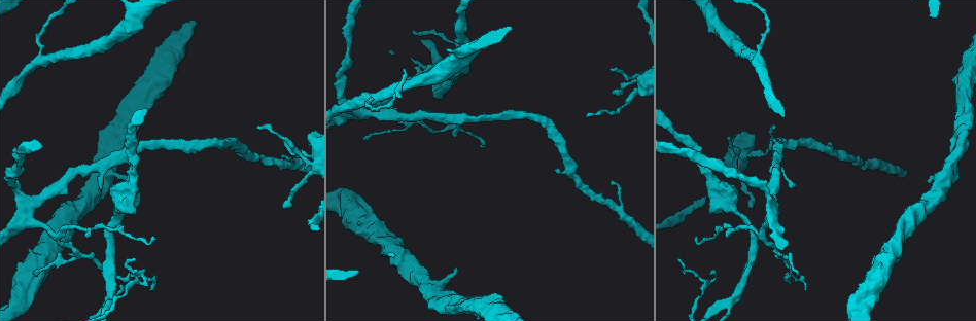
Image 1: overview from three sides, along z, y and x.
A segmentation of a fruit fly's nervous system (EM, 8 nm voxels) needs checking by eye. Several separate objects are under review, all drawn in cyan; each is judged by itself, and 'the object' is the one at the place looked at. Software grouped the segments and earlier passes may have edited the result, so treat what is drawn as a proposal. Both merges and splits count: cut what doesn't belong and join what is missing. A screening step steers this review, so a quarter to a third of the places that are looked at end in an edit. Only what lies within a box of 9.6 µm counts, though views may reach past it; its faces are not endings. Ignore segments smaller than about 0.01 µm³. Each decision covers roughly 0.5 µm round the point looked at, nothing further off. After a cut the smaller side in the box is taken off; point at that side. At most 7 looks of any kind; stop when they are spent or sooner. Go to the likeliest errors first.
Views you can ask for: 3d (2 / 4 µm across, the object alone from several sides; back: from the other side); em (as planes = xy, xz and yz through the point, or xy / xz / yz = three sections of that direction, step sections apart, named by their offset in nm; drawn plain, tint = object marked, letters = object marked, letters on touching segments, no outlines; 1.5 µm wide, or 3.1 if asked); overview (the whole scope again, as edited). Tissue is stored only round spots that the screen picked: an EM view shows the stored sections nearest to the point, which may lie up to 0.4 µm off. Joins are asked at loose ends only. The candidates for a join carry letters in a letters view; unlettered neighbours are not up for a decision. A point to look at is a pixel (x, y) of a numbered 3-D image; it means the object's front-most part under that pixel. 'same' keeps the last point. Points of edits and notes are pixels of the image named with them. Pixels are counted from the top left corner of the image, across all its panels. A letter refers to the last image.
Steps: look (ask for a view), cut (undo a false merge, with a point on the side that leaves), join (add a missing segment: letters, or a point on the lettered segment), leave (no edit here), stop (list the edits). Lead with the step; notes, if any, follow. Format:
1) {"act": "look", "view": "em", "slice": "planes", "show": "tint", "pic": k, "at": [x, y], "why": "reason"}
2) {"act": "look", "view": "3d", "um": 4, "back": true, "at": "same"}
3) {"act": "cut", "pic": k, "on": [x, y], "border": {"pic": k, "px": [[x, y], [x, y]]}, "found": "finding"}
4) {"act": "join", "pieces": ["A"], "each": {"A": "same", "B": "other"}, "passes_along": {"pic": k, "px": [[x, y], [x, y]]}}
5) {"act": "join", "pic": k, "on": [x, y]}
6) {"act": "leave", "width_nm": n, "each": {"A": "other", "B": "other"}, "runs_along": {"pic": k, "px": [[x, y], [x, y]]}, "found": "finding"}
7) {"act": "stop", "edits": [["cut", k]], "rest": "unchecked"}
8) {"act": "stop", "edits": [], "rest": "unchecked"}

{"act": "look", "view": "em", "slice": "xz", "step": 4, "show": "tint", "pic": 1, "at": [730, 137], "why": "free end"}

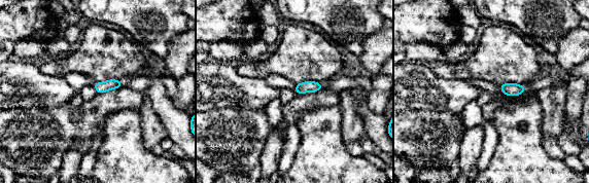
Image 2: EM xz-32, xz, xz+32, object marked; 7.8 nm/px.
{"act": "look", "view": "em", "slice": "planes", "show": "letters", "at": "same", "why": "another direction"}

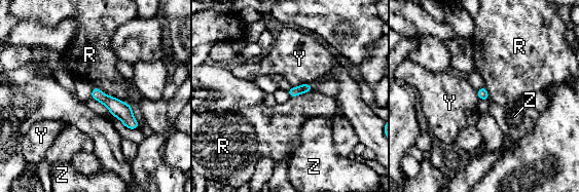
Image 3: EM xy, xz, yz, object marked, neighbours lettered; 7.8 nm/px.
{"act": "leave", "longest_contact_nm": ["R", 280], "each": {"R": "other", "Y": "other", "Z": "other"}, "border": {"pic": 3, "px": [[96, 86], [127, 104]]}, "found": "none of them fits"}

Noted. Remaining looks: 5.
{"act": "look", "view": "em", "slice": "xy", "step": 8, "show": "tint", "pic": 1, "at": [106, 299], "why": "arms part here"}

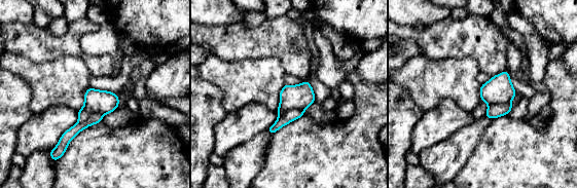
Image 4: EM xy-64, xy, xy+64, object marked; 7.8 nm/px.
{"act": "look", "view": "em", "slice": "yz", "step": 8, "show": "letters", "at": "same"}

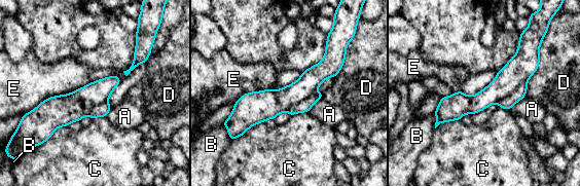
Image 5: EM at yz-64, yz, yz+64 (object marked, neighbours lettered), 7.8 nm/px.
{"act": "leave", "each": {"A": "other", "B": "other", "C": "other", "D": "other", "E": "other"}, "runs_along": {"pic": 5, "px": [[339, 58], [237, 122]]}, "found": "continuous, no second neuron"}

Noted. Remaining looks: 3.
{"act": "look", "view": "em", "slice": "planes", "show": "letters", "pic": 1, "at": [751, 208], "why": "an open end"}

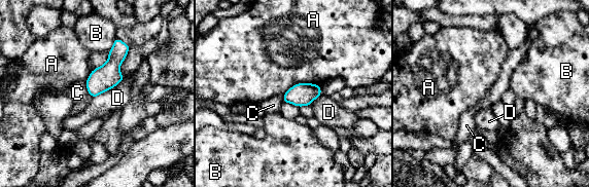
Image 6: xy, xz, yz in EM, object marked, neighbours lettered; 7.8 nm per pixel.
{"act": "leave", "each": {"A": "other", "B": "other", "C": "other", "D": "other"}, "border": {"pic": 6, "px": [[124, 76], [112, 87], [93, 98]]}, "found": "none of them fits"}

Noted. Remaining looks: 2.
{"act": "stop", "edits": [], "rest": "unchecked"}

